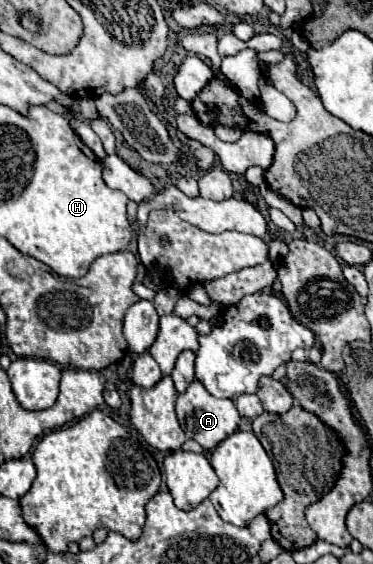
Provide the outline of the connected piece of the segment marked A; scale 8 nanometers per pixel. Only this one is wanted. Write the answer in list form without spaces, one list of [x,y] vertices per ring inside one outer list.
[[[195,380],[183,394],[177,396],[175,410],[177,410],[179,424],[183,432],[187,434],[187,438],[199,442],[205,450],[213,450],[221,440],[231,436],[239,428],[239,420],[241,420],[233,400],[219,400],[211,396],[199,380]]]

